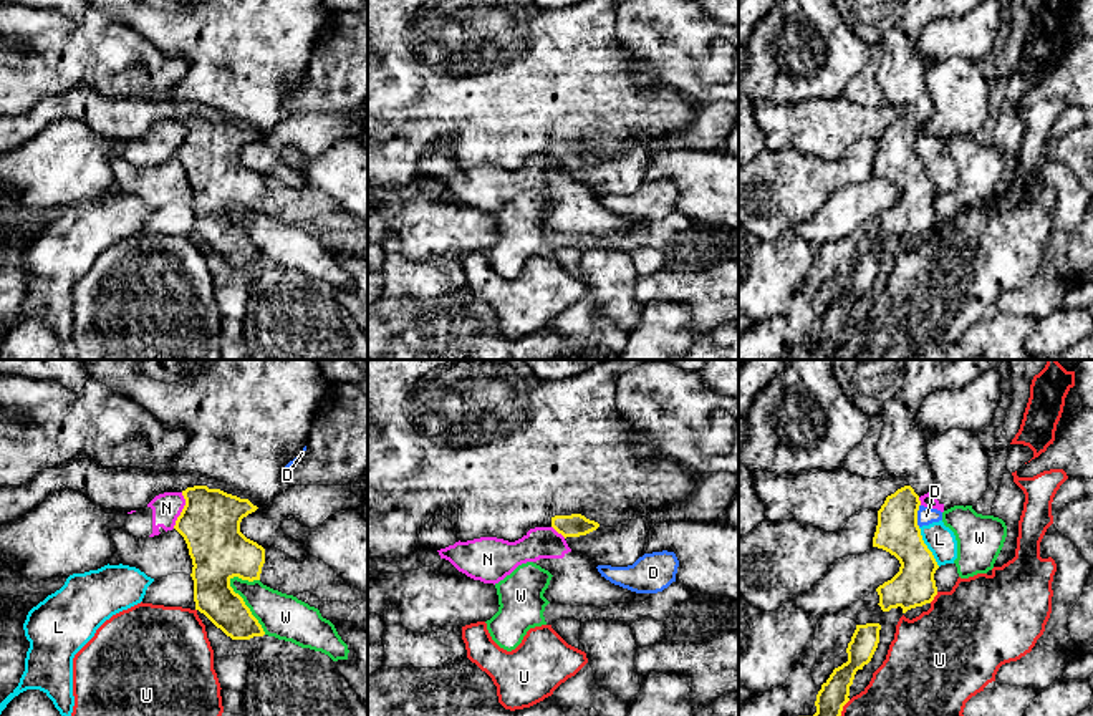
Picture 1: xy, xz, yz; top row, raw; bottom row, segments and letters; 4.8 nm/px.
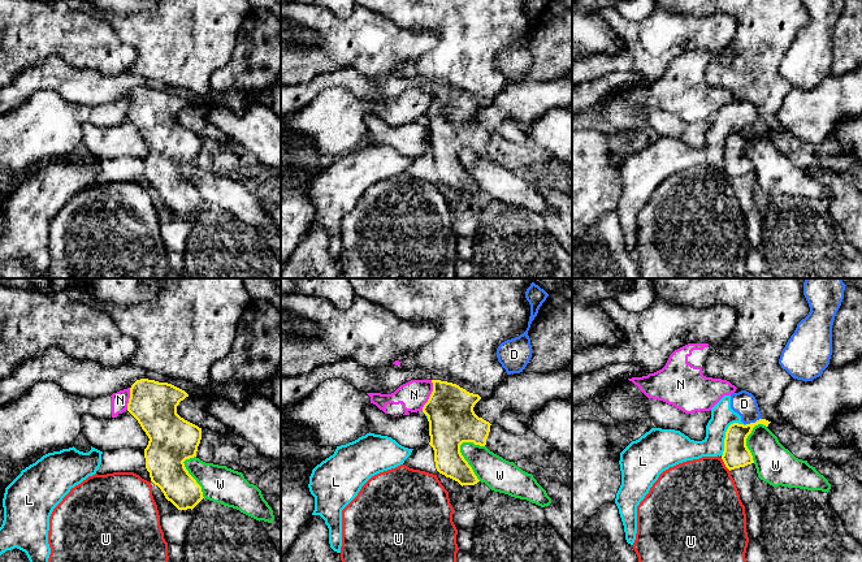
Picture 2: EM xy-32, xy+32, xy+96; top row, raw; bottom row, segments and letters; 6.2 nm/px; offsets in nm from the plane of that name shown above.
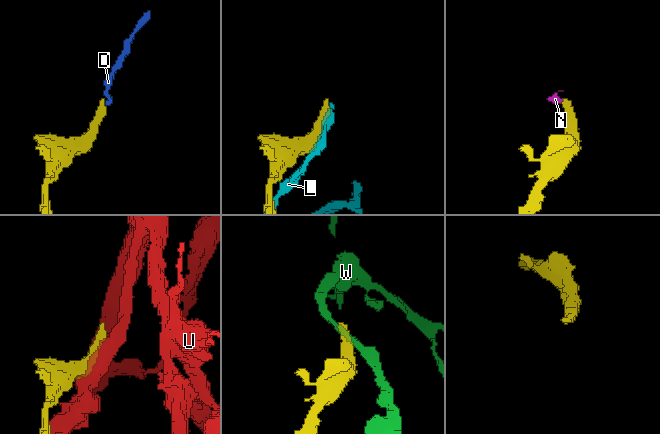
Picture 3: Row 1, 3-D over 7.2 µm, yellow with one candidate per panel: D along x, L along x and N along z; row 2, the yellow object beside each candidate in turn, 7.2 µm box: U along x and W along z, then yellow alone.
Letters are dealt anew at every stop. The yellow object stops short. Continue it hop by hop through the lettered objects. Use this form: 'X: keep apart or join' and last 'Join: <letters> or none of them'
D: keep apart
L: keep apart
N: keep apart
U: keep apart
W: keep apart
Join: none of them

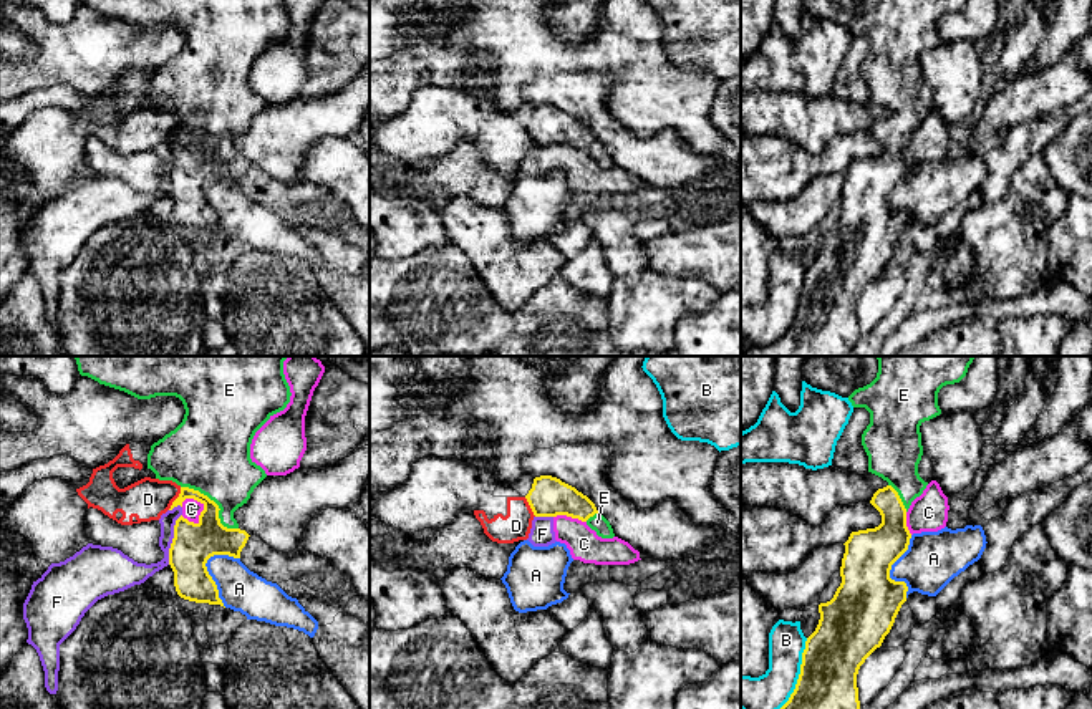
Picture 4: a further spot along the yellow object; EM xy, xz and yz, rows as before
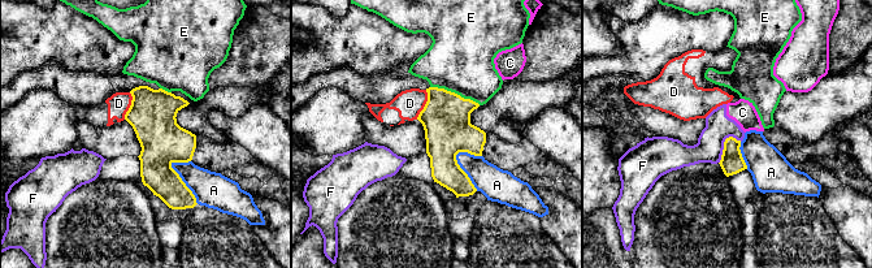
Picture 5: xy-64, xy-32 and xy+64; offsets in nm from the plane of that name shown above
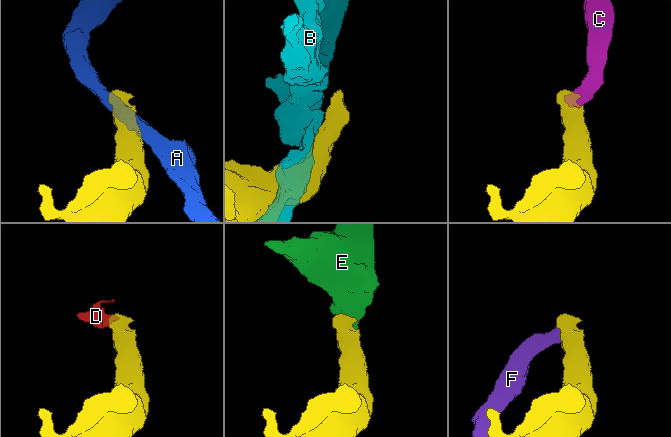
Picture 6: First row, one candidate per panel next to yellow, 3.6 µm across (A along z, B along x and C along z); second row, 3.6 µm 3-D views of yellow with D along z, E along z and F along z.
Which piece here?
A: keep apart
B: keep apart
C: keep apart
D: keep apart
E: join
F: keep apart
Join: E

